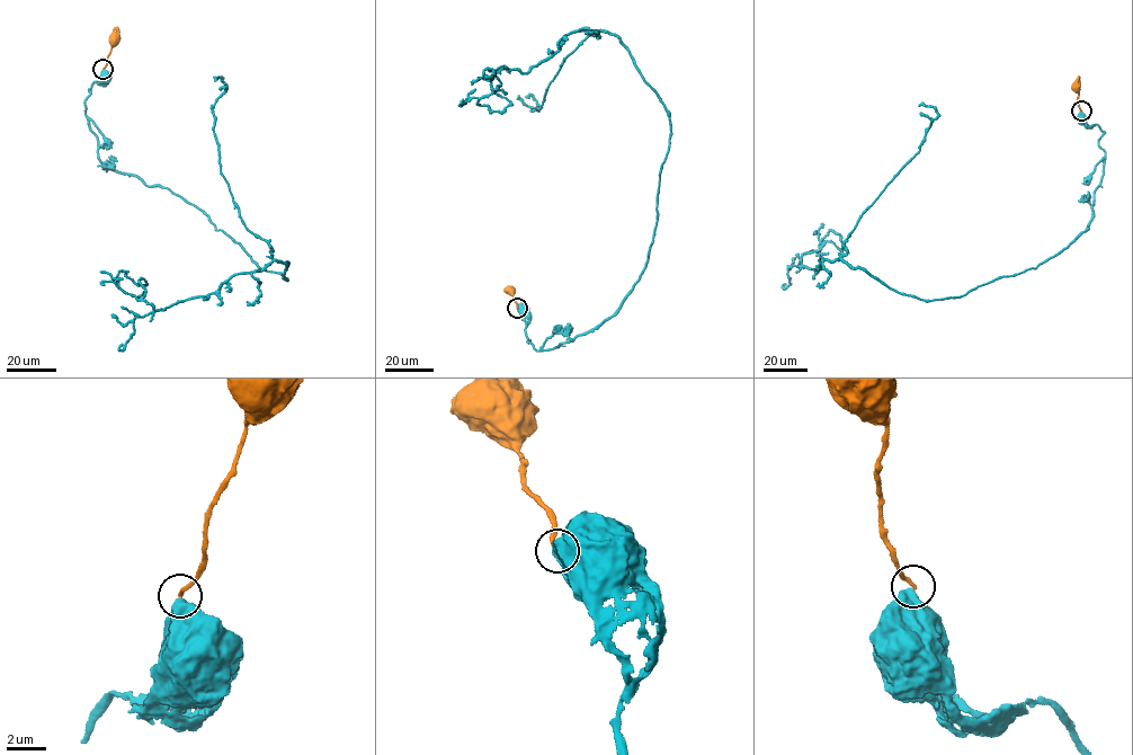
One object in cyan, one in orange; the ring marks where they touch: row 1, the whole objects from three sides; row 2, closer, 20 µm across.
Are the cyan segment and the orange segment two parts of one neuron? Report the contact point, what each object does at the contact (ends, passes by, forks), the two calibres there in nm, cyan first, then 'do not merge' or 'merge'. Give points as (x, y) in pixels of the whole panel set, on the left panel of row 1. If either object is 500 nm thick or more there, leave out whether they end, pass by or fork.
(103, 69) | 700/220 nm | do not merge

